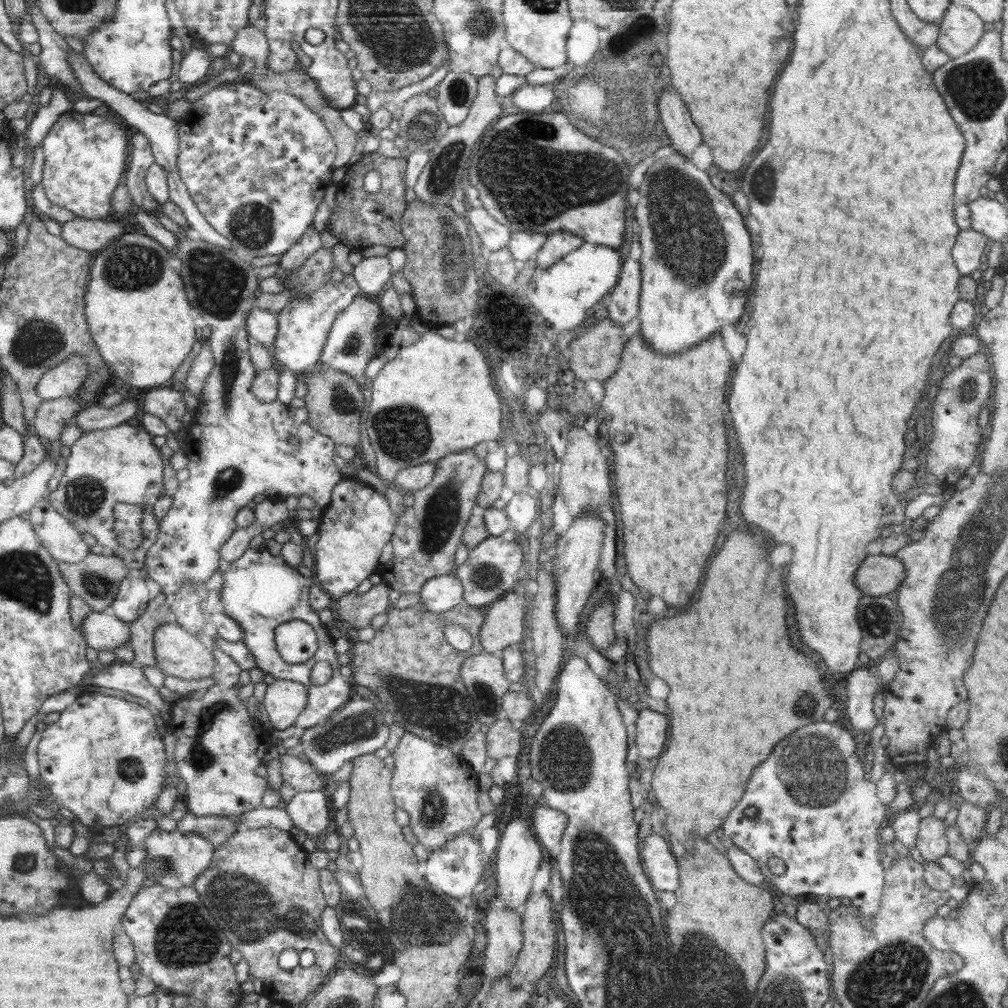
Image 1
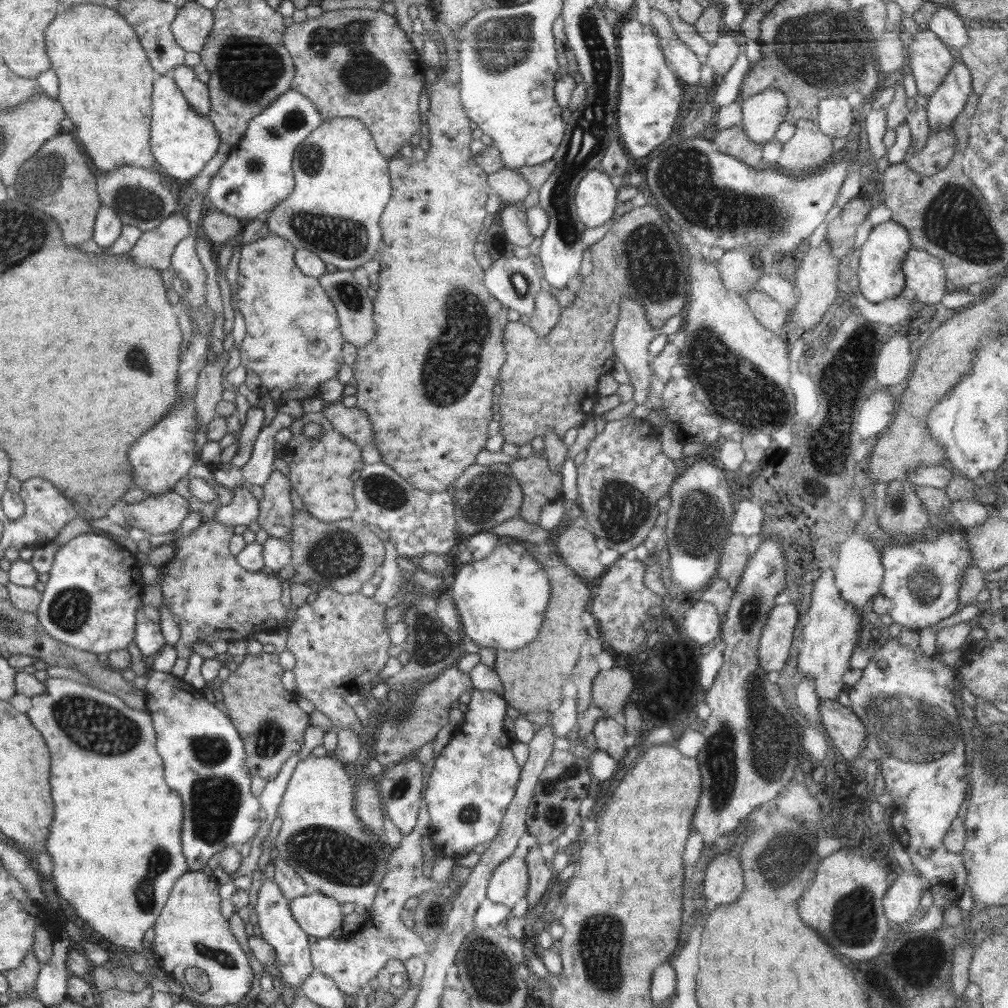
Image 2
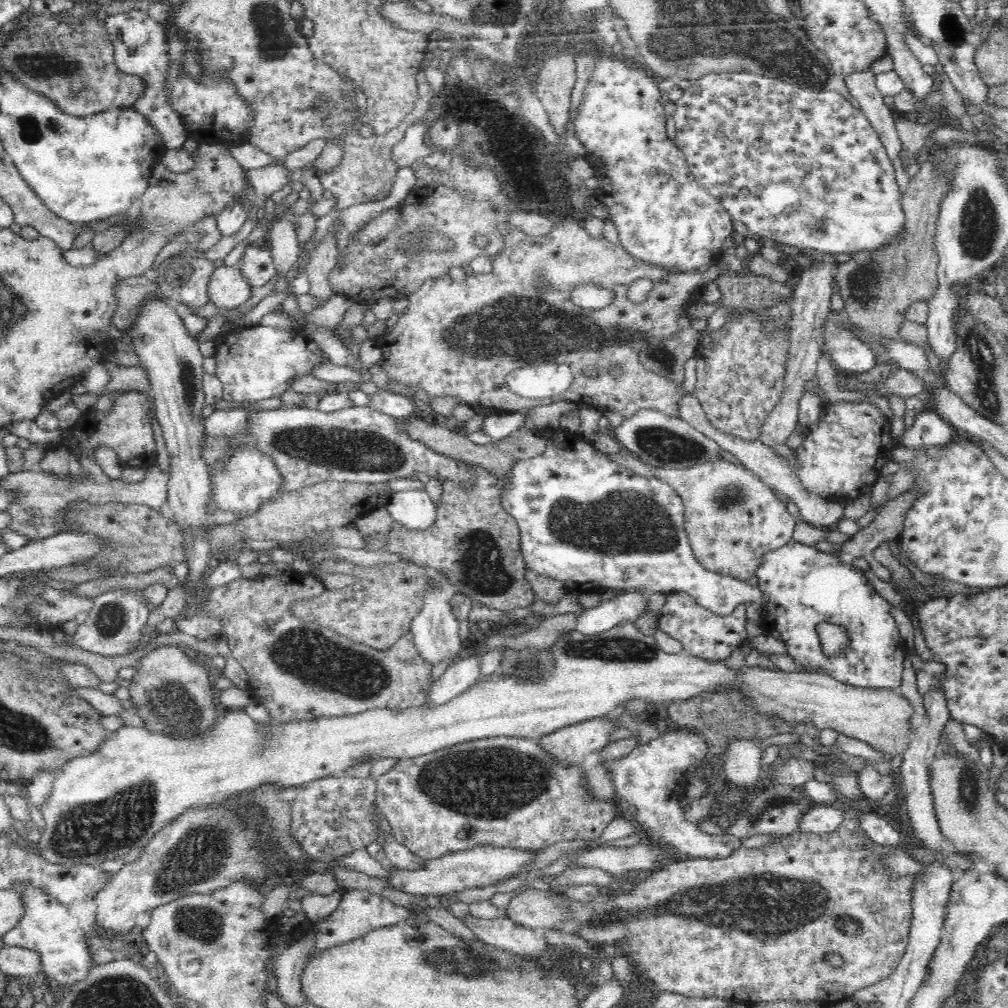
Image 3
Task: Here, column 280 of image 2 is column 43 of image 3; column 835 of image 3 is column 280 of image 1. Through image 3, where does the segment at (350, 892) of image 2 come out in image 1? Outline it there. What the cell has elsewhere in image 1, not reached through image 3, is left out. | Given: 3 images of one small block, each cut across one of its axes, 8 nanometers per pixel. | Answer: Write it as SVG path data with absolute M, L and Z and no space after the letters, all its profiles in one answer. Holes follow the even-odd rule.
M275 679L267 685L263 705L273 729L284 730L294 725L308 704L308 689L302 683Z

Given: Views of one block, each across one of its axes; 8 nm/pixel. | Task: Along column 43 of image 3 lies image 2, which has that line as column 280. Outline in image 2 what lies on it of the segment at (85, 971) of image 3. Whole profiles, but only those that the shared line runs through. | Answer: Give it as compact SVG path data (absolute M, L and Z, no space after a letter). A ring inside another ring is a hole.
M264 878L263 884L258 890L258 900L256 900L255 911L258 916L258 928L262 932L262 938L268 942L274 951L276 951L276 964L284 980L291 984L294 992L300 993L300 983L312 973L313 964L311 961L311 950L309 944L310 936L298 926L290 912L289 900L286 899L278 884L274 881Z

